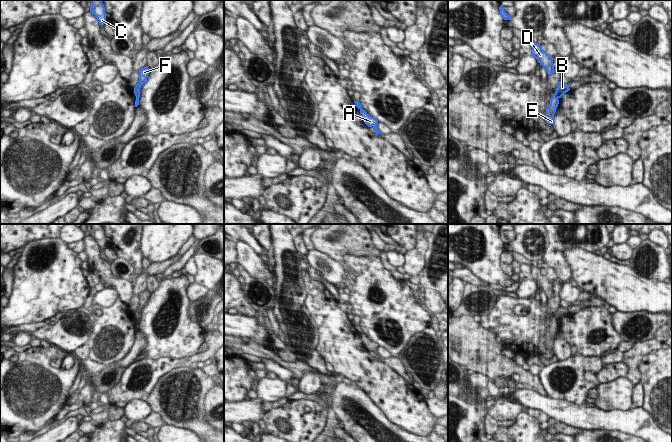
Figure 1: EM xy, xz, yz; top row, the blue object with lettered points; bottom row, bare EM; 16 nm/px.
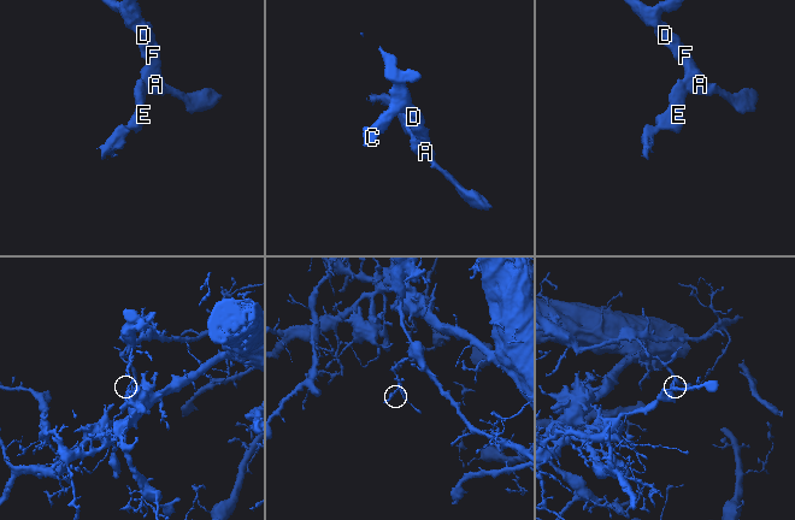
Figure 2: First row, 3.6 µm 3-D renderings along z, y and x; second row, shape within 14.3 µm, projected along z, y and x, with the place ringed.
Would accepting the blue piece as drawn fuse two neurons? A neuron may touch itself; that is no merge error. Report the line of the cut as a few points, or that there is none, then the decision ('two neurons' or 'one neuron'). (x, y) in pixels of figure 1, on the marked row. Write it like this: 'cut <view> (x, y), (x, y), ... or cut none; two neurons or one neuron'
cut yz (555, 93), (558, 97); two neurons

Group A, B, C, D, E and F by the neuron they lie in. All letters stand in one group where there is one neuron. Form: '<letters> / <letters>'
A B C D F / E

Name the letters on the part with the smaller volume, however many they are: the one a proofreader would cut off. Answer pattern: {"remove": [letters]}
{"remove": ["E"]}

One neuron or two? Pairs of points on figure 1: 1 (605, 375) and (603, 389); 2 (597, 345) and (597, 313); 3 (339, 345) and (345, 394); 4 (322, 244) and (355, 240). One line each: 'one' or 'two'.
1: two
2: one
3: two
4: one

